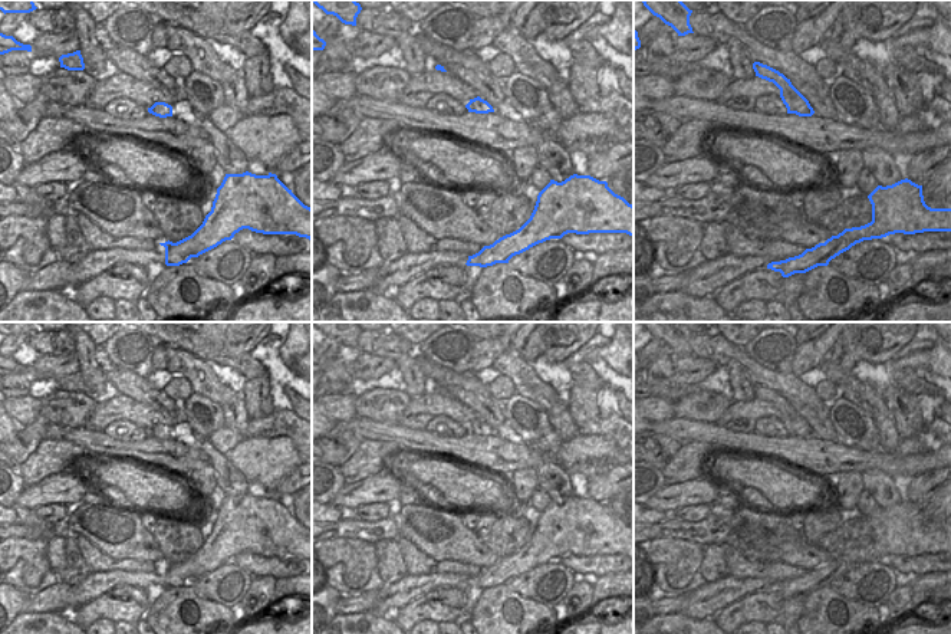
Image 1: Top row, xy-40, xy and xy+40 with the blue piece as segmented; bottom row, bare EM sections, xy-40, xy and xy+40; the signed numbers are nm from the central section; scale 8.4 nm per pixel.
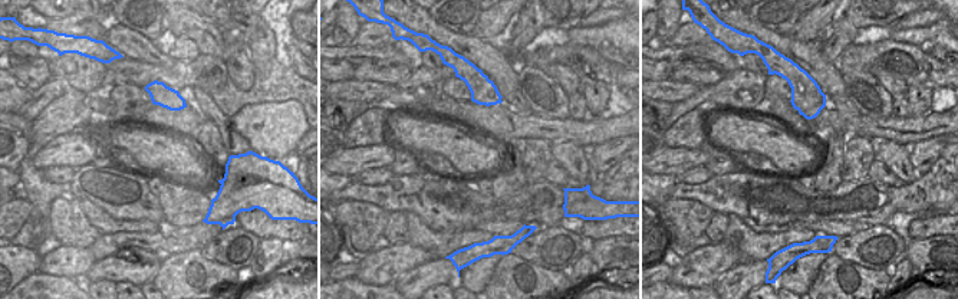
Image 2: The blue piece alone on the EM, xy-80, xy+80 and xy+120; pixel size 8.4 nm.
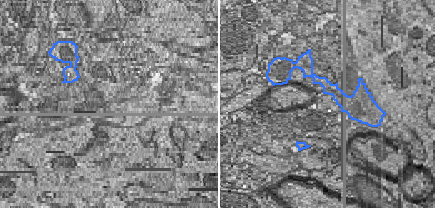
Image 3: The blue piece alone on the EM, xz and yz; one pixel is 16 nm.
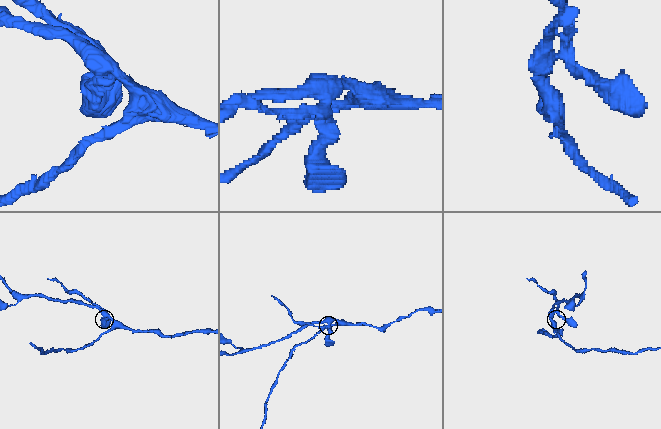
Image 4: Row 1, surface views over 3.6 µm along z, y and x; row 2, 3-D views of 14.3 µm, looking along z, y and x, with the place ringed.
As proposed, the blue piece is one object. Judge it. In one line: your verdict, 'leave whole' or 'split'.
split

